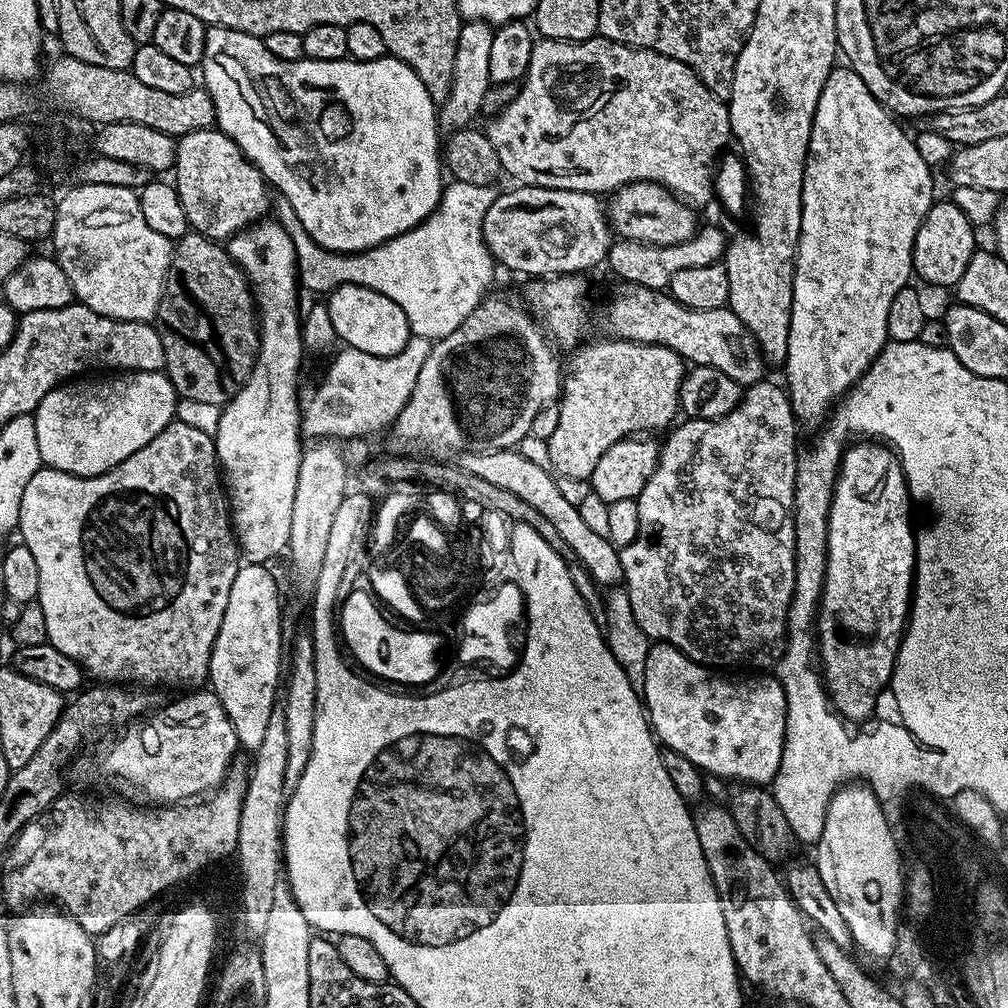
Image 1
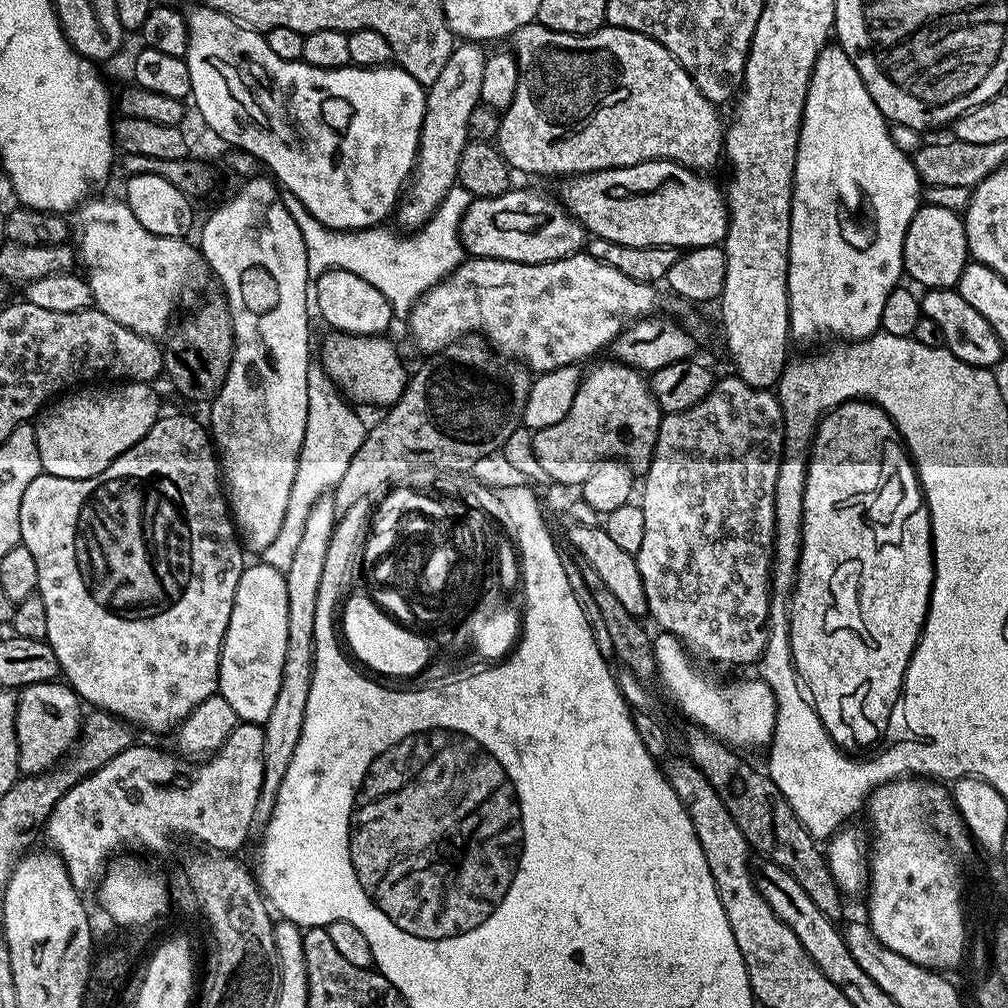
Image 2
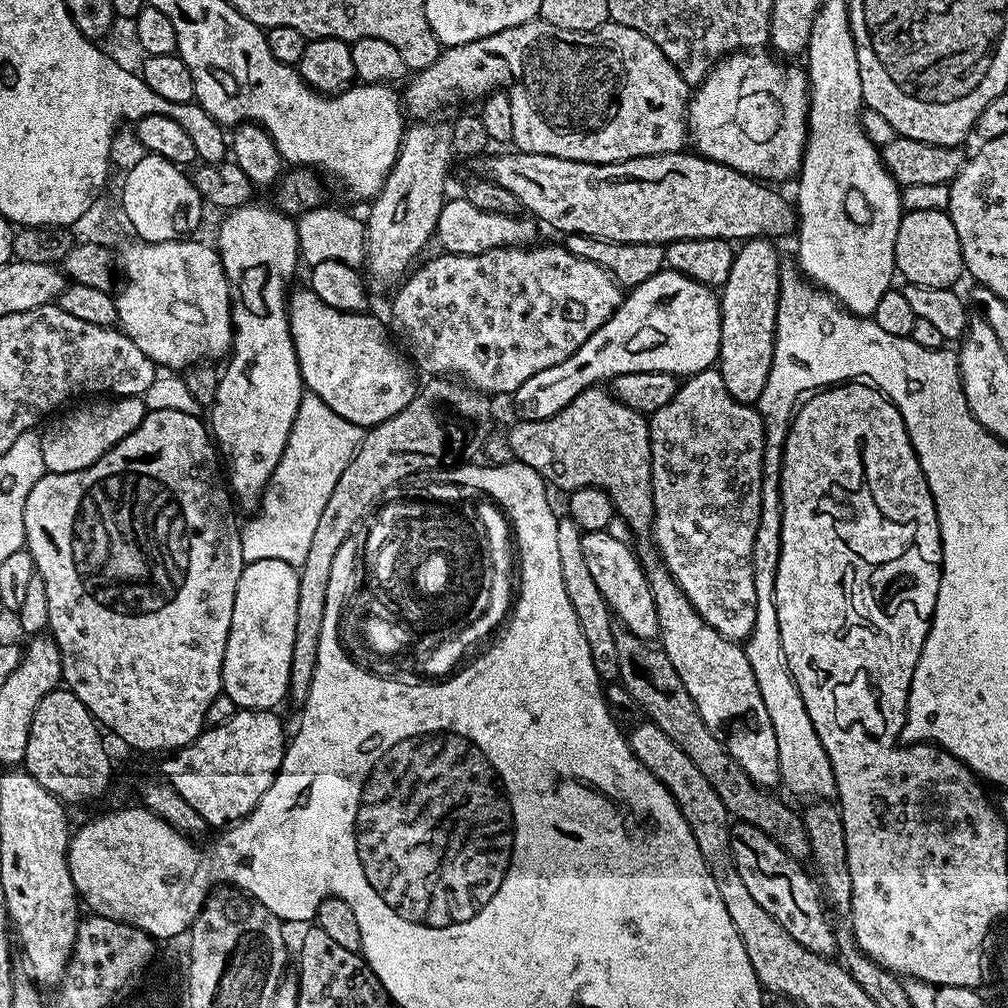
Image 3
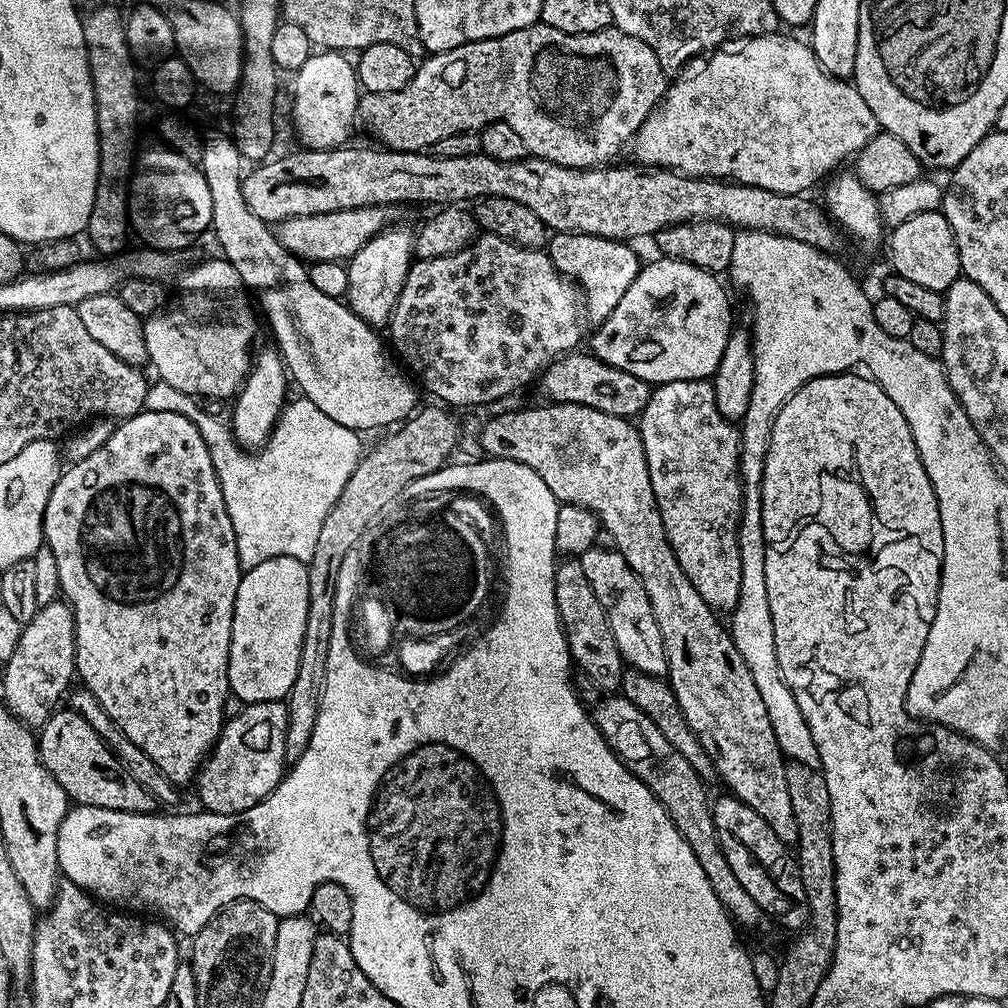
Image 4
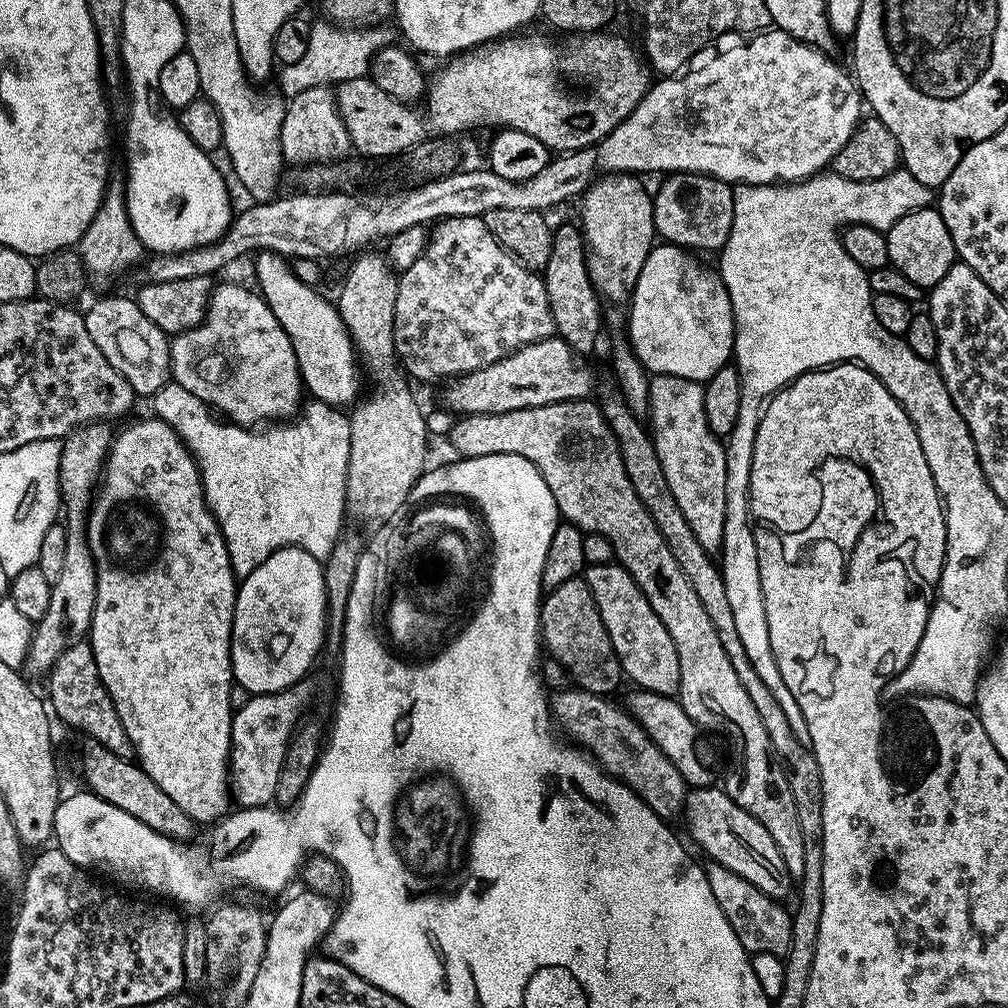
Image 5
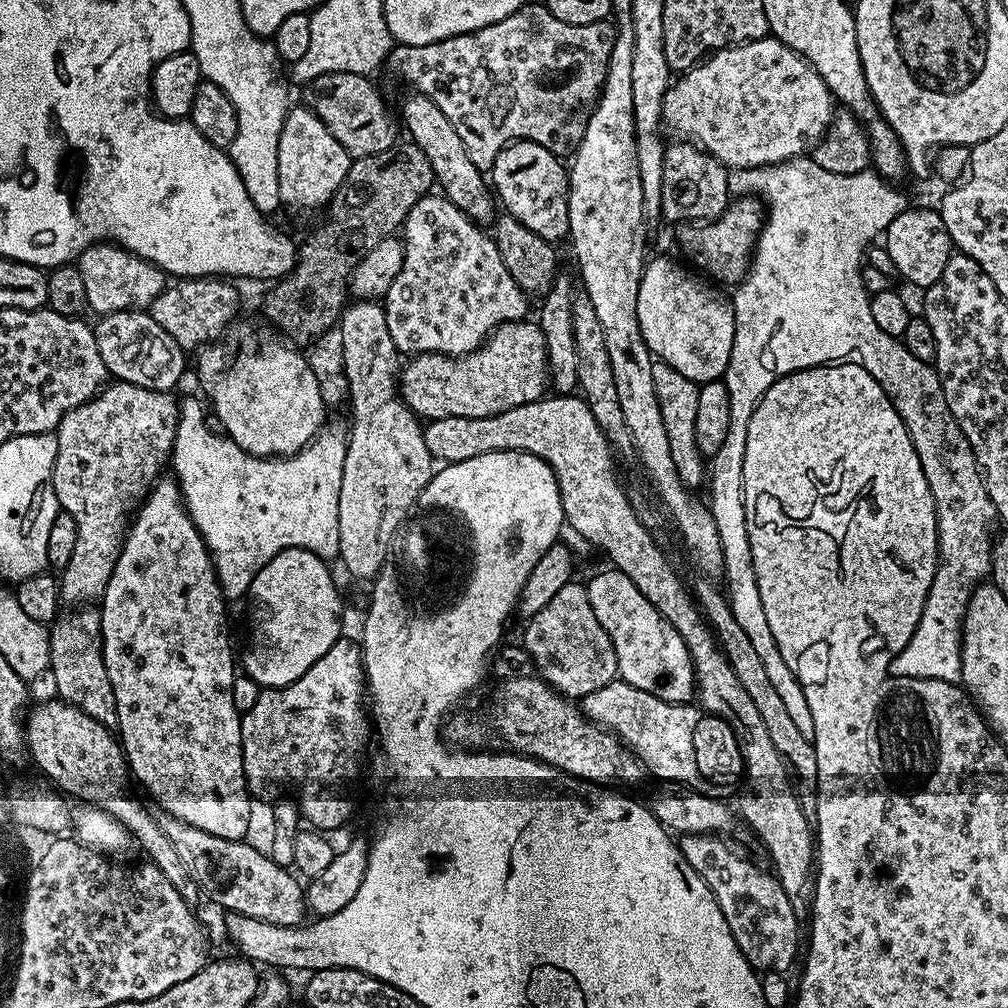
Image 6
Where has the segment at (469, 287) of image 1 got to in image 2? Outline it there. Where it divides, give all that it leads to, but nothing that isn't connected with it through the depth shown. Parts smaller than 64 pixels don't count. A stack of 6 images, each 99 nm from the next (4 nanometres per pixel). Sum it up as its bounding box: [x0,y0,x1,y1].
[283,186,474,317]

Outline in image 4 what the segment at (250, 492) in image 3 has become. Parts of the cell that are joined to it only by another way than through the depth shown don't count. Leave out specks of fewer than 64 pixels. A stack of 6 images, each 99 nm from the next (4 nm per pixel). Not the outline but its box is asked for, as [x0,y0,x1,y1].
[230,347,290,450]

